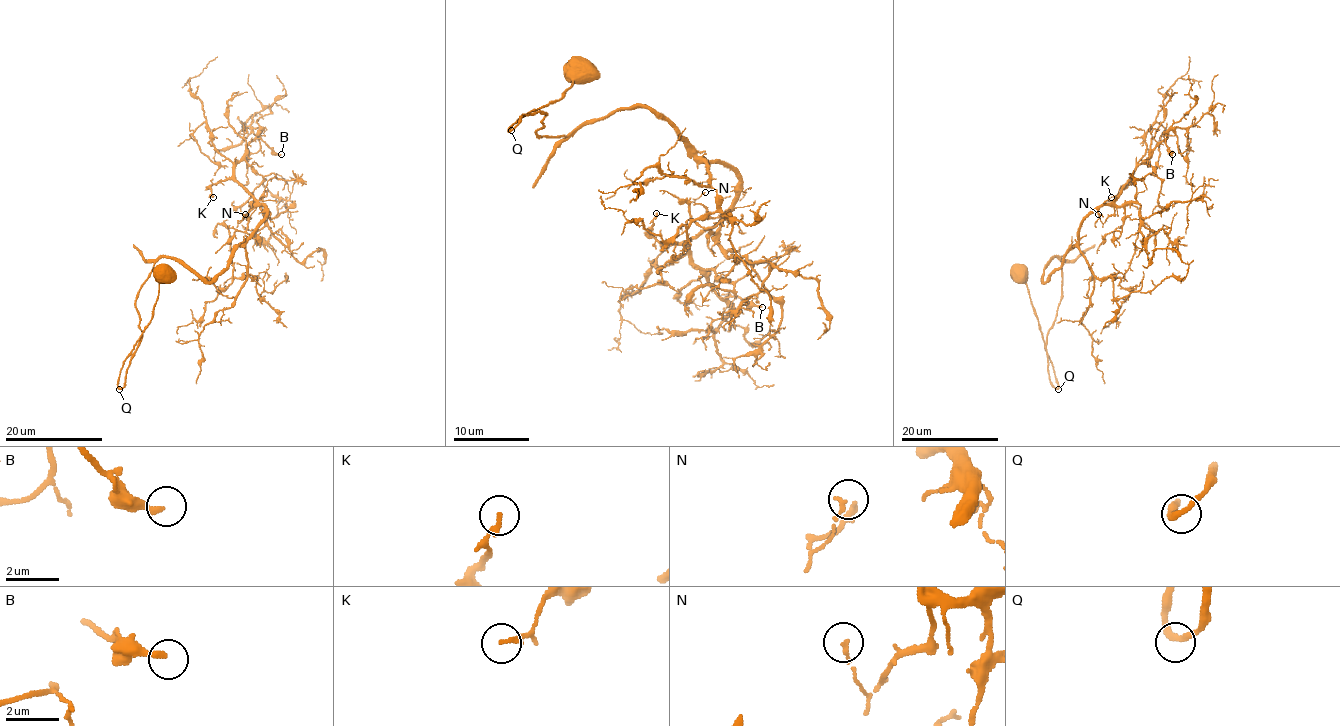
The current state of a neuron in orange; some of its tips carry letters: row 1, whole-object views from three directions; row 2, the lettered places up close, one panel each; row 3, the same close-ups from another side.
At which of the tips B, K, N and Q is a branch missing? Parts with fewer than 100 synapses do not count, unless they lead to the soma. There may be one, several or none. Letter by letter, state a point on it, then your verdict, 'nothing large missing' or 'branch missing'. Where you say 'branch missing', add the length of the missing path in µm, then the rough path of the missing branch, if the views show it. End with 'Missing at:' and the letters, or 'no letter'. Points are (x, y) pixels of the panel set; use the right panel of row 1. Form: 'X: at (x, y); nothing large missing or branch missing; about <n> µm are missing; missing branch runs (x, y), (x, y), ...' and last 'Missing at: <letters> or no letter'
B: at (1172, 154); nothing large missing
K: at (1111, 197); nothing large missing
N: at (1098, 214); nothing large missing
Q: at (1058, 389); nothing large missing
Missing at: no letter

